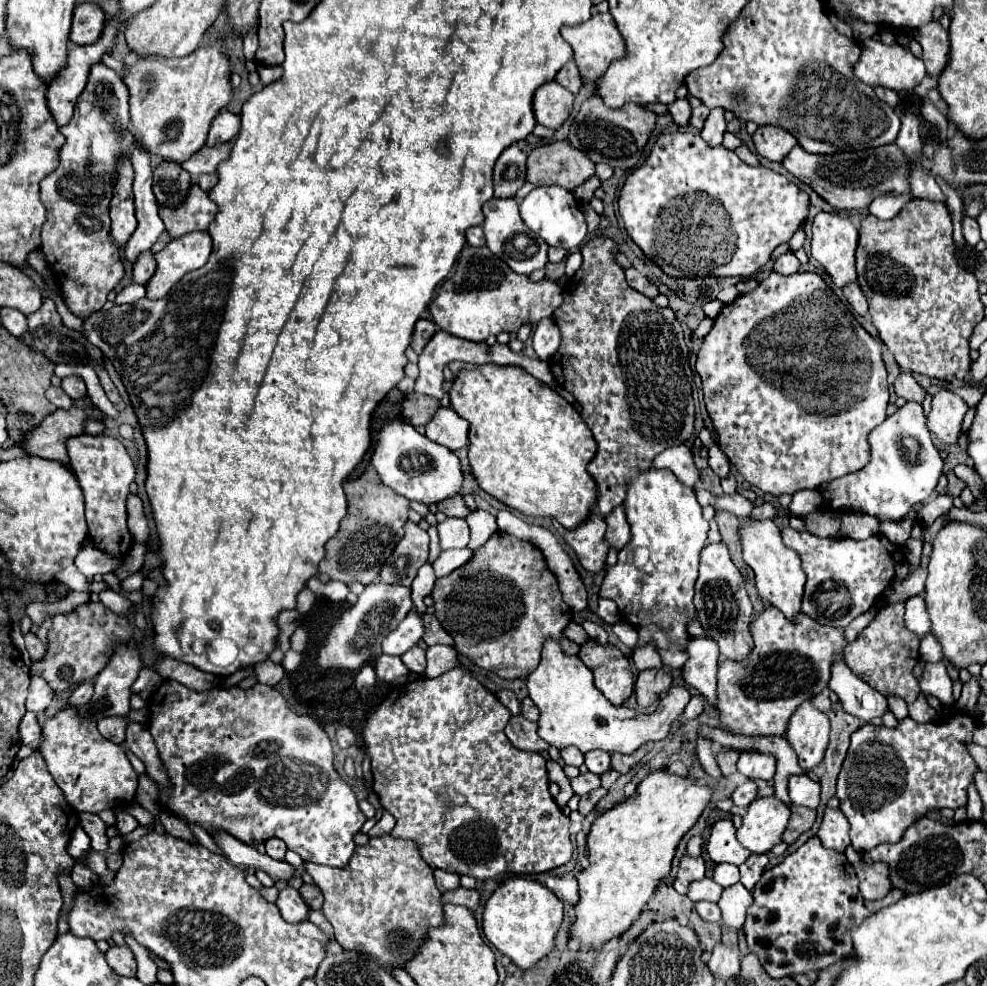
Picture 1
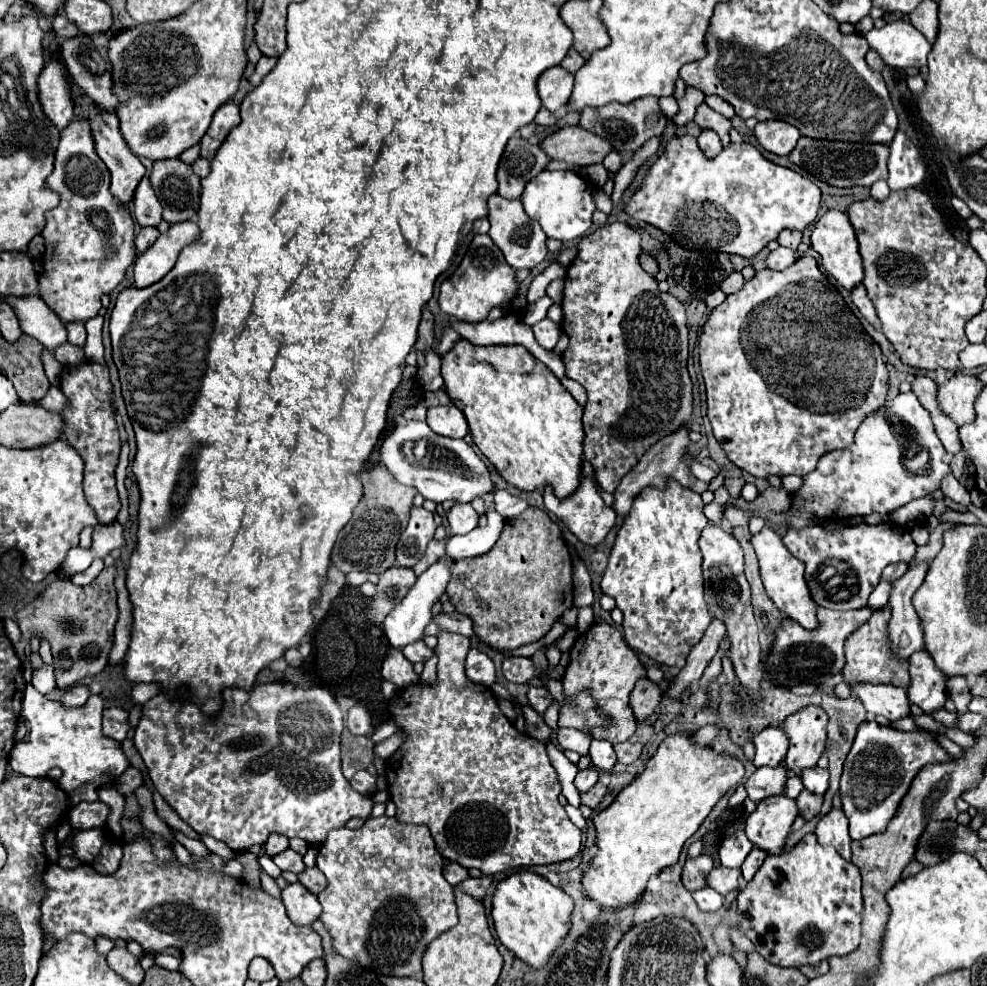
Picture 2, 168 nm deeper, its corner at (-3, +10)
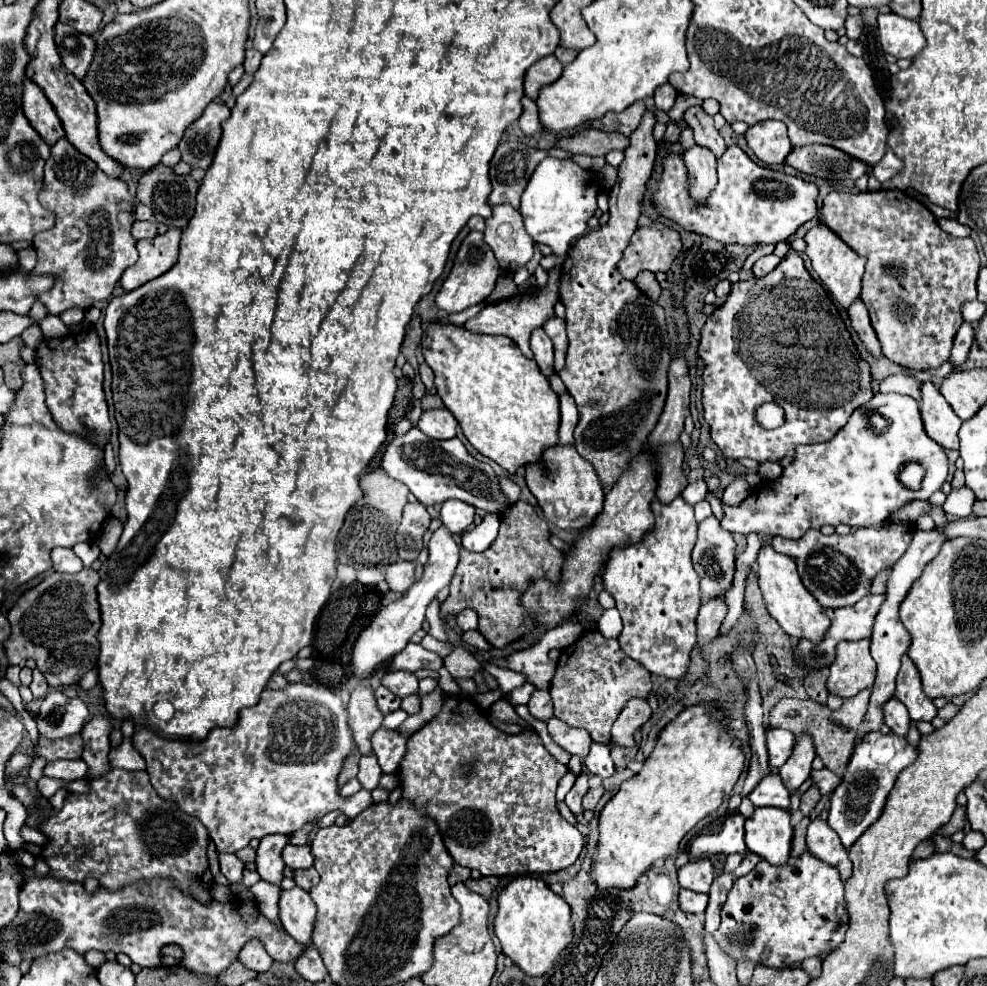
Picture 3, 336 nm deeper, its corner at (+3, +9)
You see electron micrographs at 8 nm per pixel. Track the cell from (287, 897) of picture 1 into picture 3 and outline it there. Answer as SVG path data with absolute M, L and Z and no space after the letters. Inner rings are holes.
M299 886L283 890L279 900L279 920L299 944L309 946L315 922L315 904L309 892Z

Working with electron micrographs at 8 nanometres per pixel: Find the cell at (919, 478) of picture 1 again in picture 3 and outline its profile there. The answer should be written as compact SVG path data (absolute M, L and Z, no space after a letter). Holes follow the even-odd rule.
M875 394L873 400L869 400L851 414L849 422L835 434L833 440L811 446L799 446L793 464L783 470L779 480L761 484L739 506L723 504L721 528L727 532L739 534L757 532L759 536L769 534L791 540L801 538L809 528L821 528L825 524L831 526L849 524L867 528L881 524L883 520L889 518L889 514L893 514L897 508L911 500L927 500L935 490L939 490L945 484L945 480L947 480L945 450L925 434L917 400L903 394ZM905 462L919 462L925 468L925 478L919 490L909 490L899 482L899 472Z

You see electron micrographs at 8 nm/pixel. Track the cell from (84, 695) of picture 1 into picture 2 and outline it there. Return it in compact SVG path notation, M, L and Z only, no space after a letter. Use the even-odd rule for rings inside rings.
M75 685L63 693L59 703L63 703L63 707L83 707L87 699L89 699L89 689L85 685Z

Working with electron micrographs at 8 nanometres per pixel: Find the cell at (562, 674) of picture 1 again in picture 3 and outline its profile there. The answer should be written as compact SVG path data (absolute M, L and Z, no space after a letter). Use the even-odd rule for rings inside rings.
M713 598L713 600L707 600L701 604L699 616L697 616L697 640L699 640L697 648L713 642L717 638L725 612L727 612L725 598Z

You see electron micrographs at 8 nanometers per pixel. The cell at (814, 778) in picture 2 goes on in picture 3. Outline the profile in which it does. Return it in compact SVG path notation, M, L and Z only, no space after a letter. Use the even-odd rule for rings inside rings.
M821 768L821 770L813 770L813 772L811 772L811 780L813 780L813 784L821 790L821 794L829 794L829 792L833 792L833 790L839 786L841 776L833 774L833 772L827 770L827 768Z

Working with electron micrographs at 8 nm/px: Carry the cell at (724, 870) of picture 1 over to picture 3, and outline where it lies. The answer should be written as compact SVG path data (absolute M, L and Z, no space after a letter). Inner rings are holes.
M741 814L727 816L718 834L704 834L692 840L691 854L700 857L700 849L709 854L745 854L747 846L743 842L743 822L745 818Z

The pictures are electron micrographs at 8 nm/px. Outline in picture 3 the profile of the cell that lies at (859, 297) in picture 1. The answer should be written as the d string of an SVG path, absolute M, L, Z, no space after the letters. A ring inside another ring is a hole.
M857 298L857 300L849 306L847 312L849 312L849 318L851 318L853 328L857 330L859 338L863 340L863 344L867 346L867 350L869 350L873 356L879 358L879 356L881 356L879 340L877 340L877 336L875 336L875 332L873 332L873 326L871 326L871 320L869 320L869 312L867 312L863 300Z

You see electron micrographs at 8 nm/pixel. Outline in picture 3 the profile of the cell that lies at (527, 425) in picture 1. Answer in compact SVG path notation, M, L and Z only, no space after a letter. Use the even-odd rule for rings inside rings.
M431 324L427 328L427 336L421 342L421 348L425 362L435 372L437 394L441 396L445 408L453 412L465 438L477 452L497 462L509 474L517 474L517 470L525 468L527 464L535 464L547 448L559 444L559 396L553 392L547 376L543 376L537 368L537 362L525 358L513 340L505 336L473 334L451 324Z

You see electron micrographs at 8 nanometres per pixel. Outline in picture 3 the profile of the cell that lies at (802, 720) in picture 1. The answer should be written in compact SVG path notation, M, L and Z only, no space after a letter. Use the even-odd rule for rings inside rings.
M797 736L789 760L777 770L789 790L799 788L811 772L811 762L817 754L813 752L813 740L809 736Z

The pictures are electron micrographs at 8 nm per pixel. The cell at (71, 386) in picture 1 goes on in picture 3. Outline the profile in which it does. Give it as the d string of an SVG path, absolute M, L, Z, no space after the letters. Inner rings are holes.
M51 314L49 318L41 322L41 330L43 330L45 340L53 340L53 338L61 338L69 334L69 328L59 320L59 316L51 316Z

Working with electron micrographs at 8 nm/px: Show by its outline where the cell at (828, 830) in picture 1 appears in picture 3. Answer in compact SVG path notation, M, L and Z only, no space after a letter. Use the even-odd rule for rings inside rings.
M815 818L809 824L807 850L819 860L835 866L841 872L841 880L847 880L851 876L851 860L847 856L847 850L841 840L837 840L837 834L833 828L829 828L827 820Z

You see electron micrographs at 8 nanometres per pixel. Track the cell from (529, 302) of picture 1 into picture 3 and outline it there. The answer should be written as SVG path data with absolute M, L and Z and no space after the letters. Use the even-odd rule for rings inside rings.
M469 232L469 236L463 240L463 244L455 256L455 264L453 264L447 280L443 282L441 290L435 296L435 304L437 304L437 308L445 310L447 314L463 312L475 304L481 304L493 292L497 278L499 278L499 264L497 264L497 258L493 256L493 250L485 244L483 232Z

